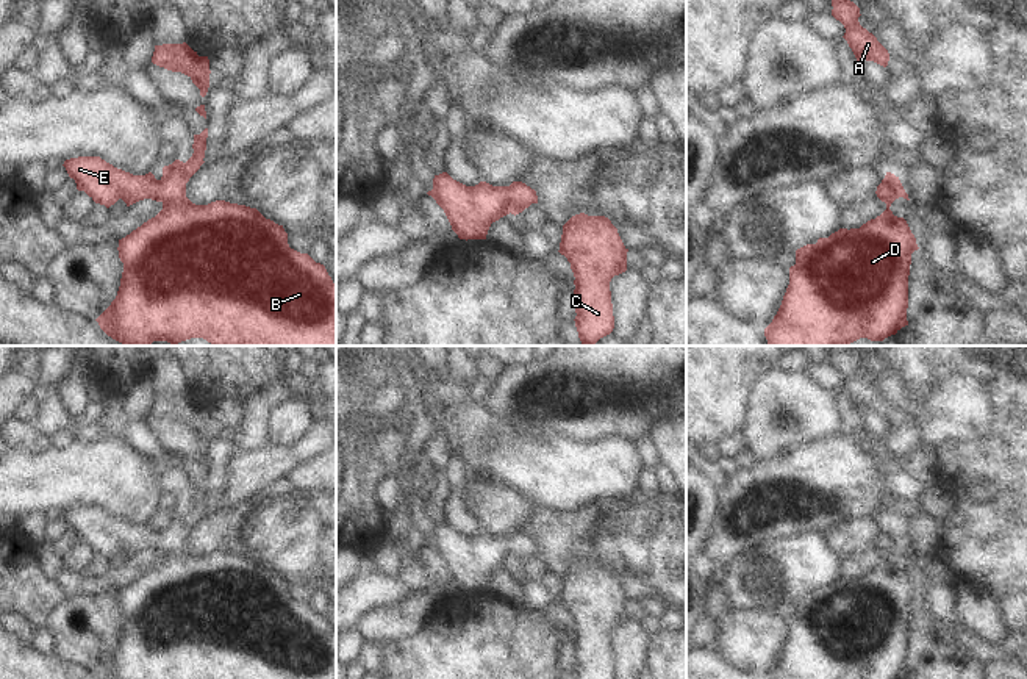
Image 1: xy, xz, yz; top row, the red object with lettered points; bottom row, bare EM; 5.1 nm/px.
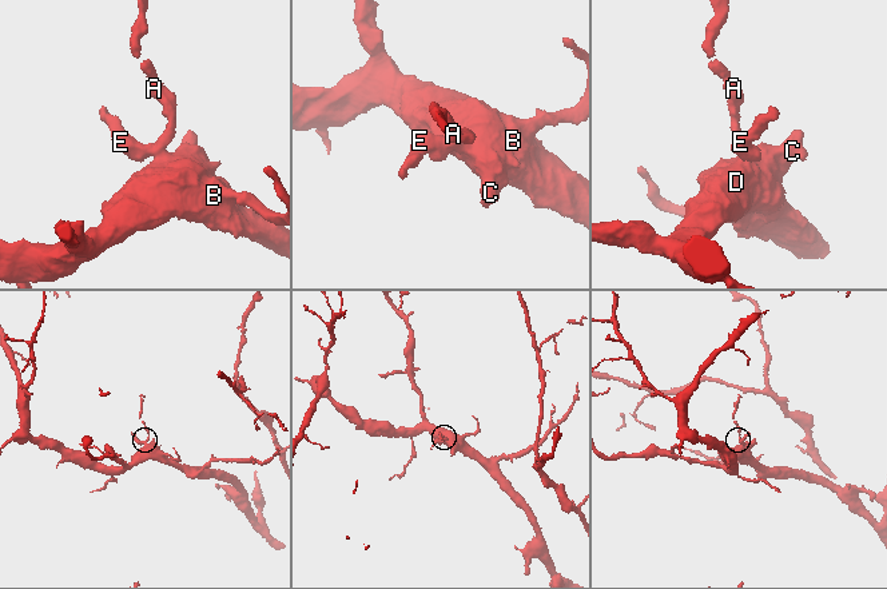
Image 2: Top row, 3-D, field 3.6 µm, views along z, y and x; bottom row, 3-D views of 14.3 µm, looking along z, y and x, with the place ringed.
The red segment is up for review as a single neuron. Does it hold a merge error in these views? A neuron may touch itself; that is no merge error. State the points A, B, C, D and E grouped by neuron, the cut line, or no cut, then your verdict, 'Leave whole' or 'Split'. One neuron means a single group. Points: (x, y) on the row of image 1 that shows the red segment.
Groups: A B C D E. No split. Leave whole

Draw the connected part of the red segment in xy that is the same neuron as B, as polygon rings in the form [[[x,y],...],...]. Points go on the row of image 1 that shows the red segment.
[[[208,128],[194,135],[192,156],[186,163],[175,160],[164,166],[159,180],[152,172],[133,175],[100,156],[64,161],[77,189],[84,191],[95,203],[106,208],[119,199],[127,207],[144,199],[163,203],[155,217],[119,239],[123,272],[116,299],[95,319],[100,329],[123,346],[150,346],[153,341],[178,344],[191,338],[203,338],[213,346],[336,346],[336,285],[324,264],[291,249],[283,225],[266,219],[256,208],[225,200],[195,205],[186,197],[186,183],[205,163],[206,138]]]

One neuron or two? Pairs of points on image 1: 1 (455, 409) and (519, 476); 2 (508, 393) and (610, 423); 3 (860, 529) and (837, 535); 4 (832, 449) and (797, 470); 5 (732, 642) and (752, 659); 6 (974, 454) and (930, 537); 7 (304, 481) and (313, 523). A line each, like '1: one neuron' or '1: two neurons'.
1: one neuron
2: one neuron
3: one neuron
4: one neuron
5: one neuron
6: two neurons
7: two neurons

